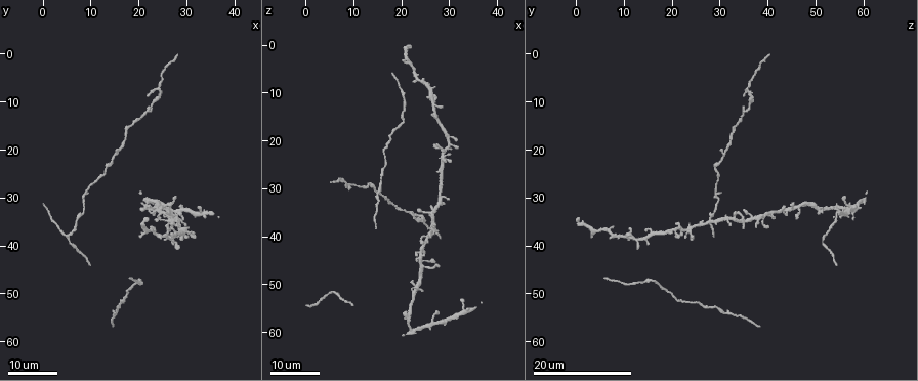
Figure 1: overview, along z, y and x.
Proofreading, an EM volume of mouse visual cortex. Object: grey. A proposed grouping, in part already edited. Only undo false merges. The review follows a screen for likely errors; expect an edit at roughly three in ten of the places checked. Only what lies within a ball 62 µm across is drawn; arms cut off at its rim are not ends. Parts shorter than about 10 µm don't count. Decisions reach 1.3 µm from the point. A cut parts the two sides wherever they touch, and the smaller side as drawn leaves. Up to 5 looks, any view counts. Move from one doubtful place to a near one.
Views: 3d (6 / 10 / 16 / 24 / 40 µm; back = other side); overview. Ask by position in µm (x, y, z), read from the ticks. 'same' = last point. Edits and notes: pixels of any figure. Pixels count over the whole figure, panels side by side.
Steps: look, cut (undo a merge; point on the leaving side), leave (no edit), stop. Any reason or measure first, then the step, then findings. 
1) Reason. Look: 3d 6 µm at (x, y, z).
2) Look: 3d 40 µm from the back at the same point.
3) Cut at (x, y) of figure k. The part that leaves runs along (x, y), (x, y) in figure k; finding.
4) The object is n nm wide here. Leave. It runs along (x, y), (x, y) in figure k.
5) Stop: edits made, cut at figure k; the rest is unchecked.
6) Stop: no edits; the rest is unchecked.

Four or more arms meet. Look: 3d 16 µm at (29.5, 36.0, 21.5).

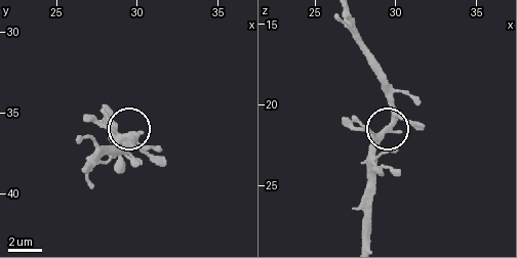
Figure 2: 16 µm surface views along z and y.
Look: 3d 6 µm at (29.7, 36.4, 21.4).

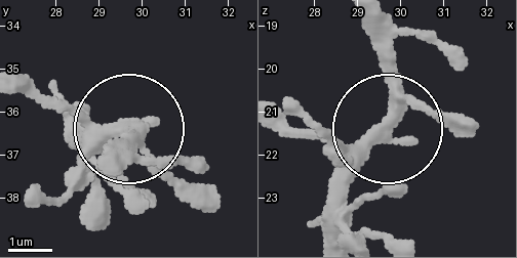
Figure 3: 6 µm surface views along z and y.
5 arms meet here. Leave. It runs along (387, 129), (387, 23) in figure 3; all the same neuron.

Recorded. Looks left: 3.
Thin arm on a thick one. Look: 3d 16 µm at (26.5, 35.0, 35.5).

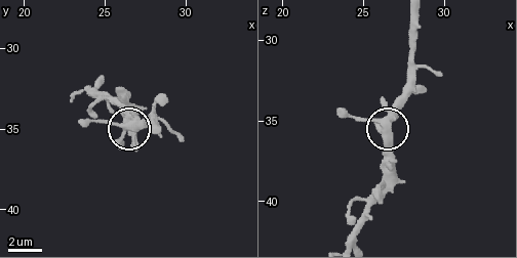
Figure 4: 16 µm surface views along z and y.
Look: 3d 6 µm at (26.3, 34.9, 35.2).

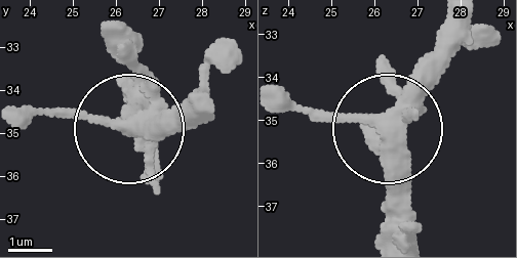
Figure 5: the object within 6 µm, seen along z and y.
Leave. It runs along (456, 24), (452, 57), (390, 130), (280, 112) in figure 5; all the same neuron.

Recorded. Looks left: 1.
Stop: no edits; the rest is unchecked.

